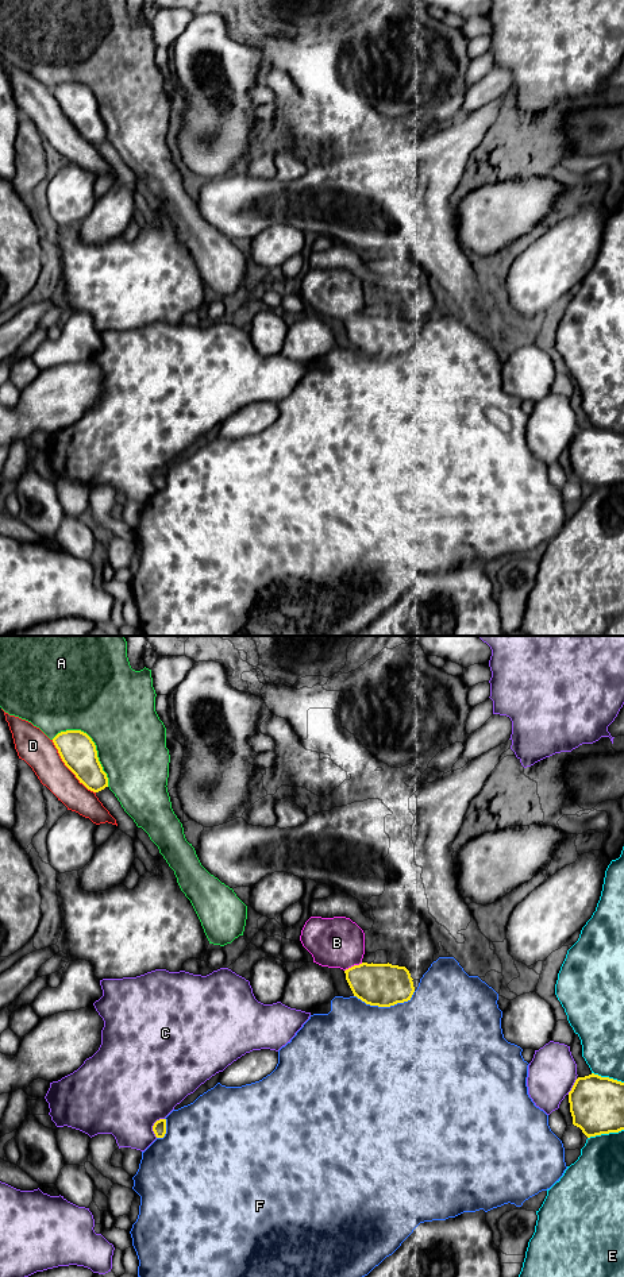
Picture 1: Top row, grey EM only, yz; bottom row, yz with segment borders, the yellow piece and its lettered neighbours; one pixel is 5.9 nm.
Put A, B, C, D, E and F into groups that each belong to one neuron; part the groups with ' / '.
A / B / C / D / E / F

